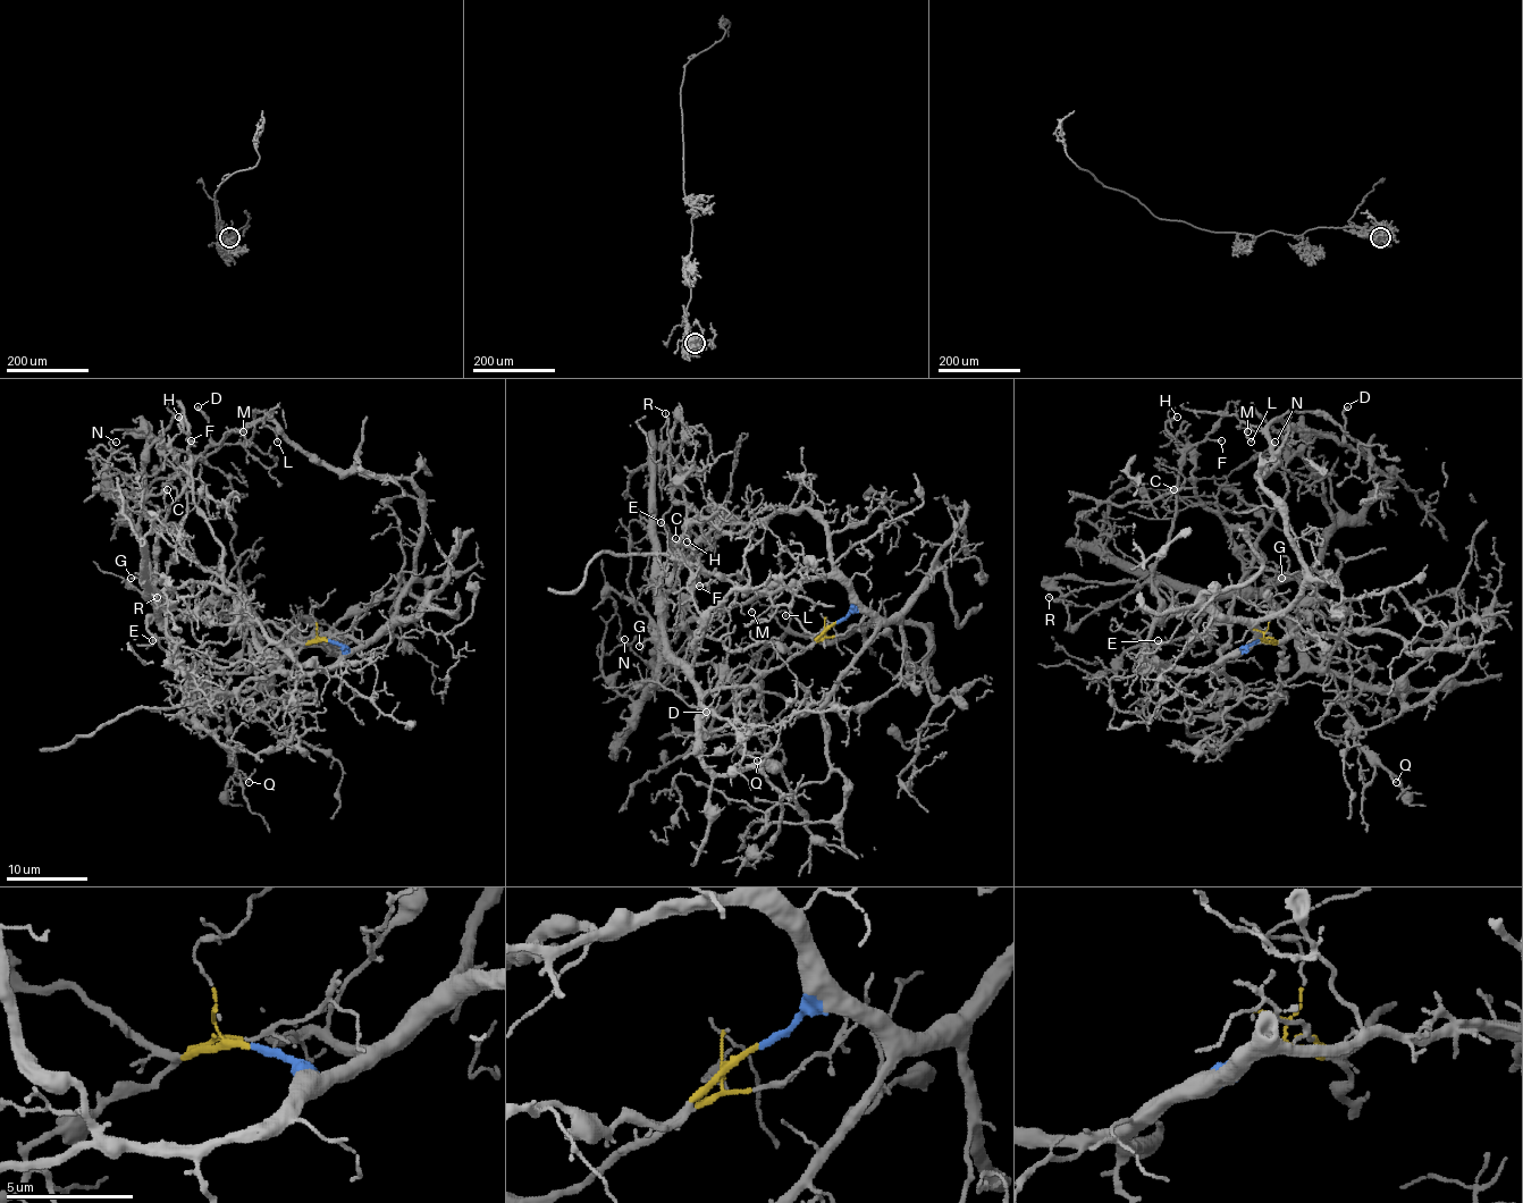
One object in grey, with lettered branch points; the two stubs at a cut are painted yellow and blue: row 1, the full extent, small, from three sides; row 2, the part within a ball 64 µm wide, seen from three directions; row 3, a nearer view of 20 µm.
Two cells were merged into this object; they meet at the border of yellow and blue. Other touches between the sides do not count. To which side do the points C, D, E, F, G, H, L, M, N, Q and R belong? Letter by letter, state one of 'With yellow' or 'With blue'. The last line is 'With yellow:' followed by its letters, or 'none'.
C: With yellow
D: With blue
E: With blue
F: With blue
G: With yellow
H: With blue
L: With blue
M: With blue
N: With yellow
Q: With yellow
R: With blue
With yellow: C, G, N, Q

